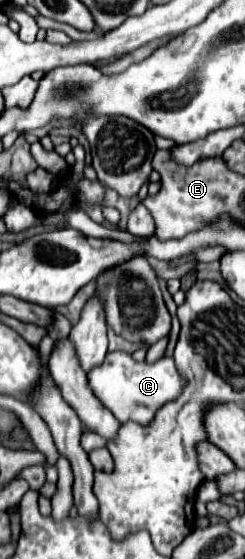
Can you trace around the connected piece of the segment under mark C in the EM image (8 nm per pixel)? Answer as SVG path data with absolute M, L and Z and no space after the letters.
M114 351L108 353L104 363L98 367L92 367L88 373L88 385L92 393L104 403L106 409L114 413L114 417L124 423L124 421L134 421L140 425L146 425L154 419L156 411L178 397L178 393L184 387L184 379L178 375L178 369L172 361L172 357L162 357L154 365L148 365L146 361L138 363L132 359L132 355L124 351Z

